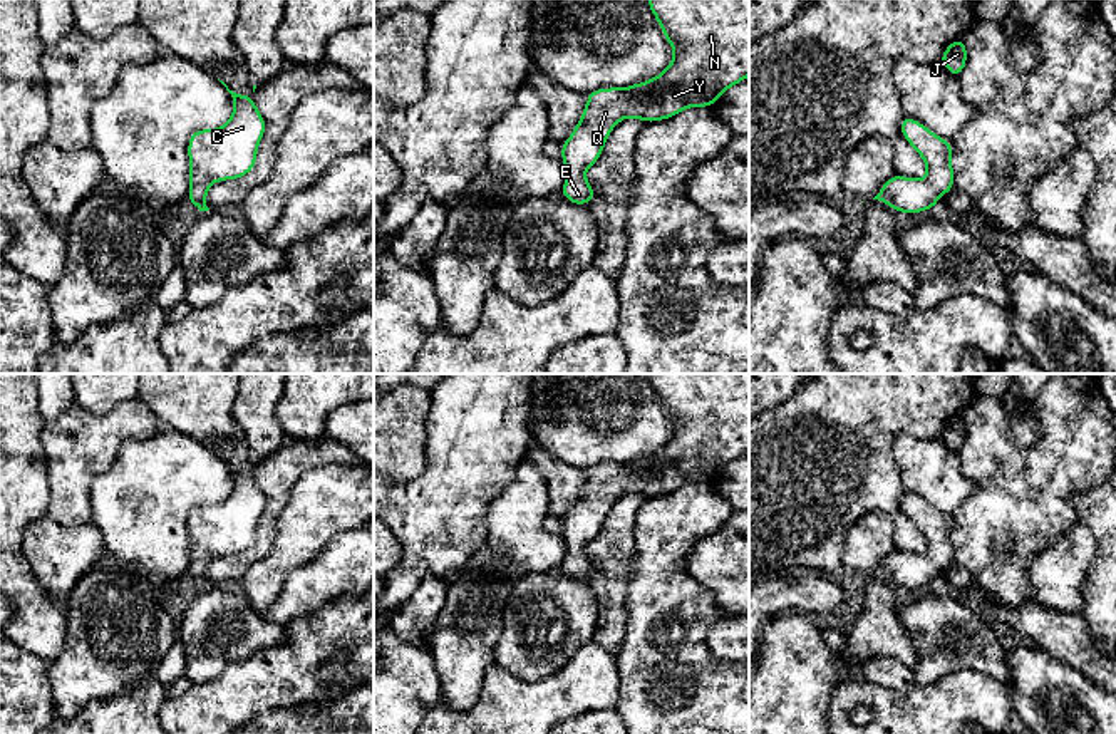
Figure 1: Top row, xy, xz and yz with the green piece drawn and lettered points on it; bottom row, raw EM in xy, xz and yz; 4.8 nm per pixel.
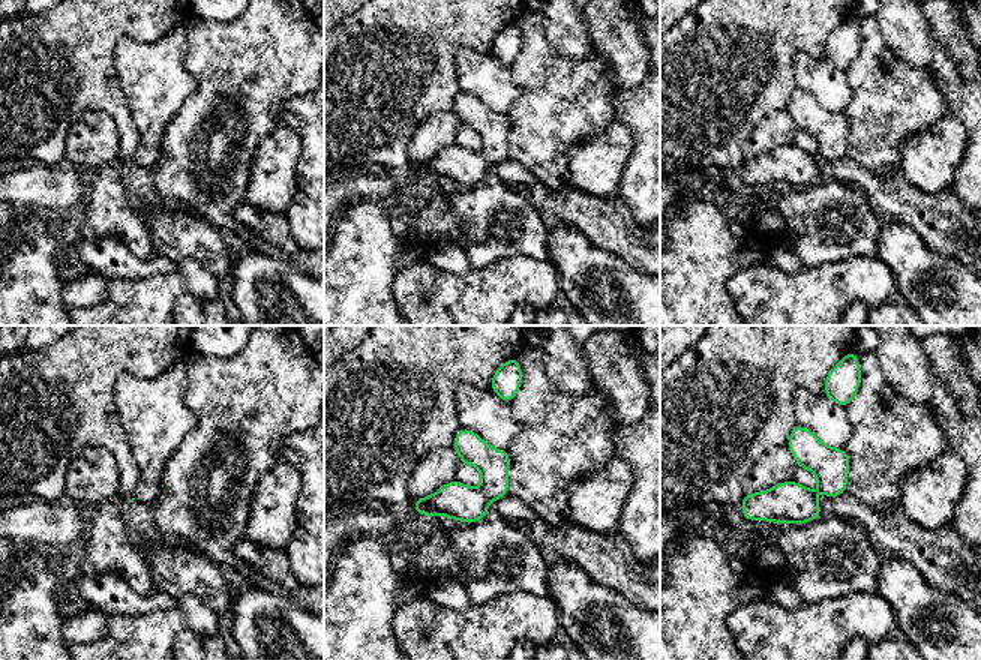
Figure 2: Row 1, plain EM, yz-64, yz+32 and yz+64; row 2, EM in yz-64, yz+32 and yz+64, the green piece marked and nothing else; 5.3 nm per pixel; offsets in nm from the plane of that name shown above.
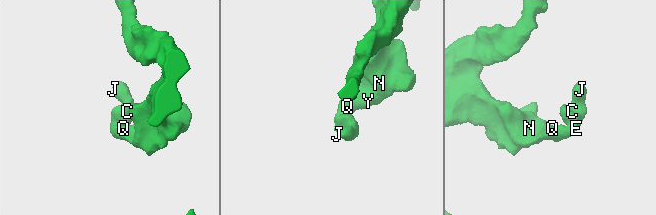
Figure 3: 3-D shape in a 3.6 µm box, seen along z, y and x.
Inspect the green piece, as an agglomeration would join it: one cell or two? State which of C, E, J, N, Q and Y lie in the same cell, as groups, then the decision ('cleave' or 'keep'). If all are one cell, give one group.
C E J N Q Y | keep

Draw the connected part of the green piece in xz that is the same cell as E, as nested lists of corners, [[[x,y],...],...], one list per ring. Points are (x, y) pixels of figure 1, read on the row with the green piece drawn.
[[[647,0],[647,3],[674,49],[674,60],[657,77],[642,84],[588,92],[580,122],[561,144],[568,179],[560,191],[570,203],[583,206],[597,198],[585,173],[600,159],[612,129],[622,119],[655,122],[674,117],[687,107],[714,106],[724,90],[749,75],[749,0]]]

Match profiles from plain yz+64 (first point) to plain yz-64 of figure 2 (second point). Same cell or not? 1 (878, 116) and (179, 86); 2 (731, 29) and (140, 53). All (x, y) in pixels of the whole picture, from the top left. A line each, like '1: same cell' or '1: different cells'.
1: different cells
2: different cells

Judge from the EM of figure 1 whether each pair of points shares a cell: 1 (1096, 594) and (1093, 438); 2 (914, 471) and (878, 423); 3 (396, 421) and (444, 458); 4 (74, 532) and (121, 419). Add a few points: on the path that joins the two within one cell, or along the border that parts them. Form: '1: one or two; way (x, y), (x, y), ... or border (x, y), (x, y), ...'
1: two; border (1098, 485), (1076, 495), (1076, 520)
2: two; border (934, 438), (897, 438), (893, 463), (902, 485)
3: two; border (431, 404), (426, 414), (426, 466), (409, 480)
4: one; way (74, 503), (74, 466), (92, 448)

